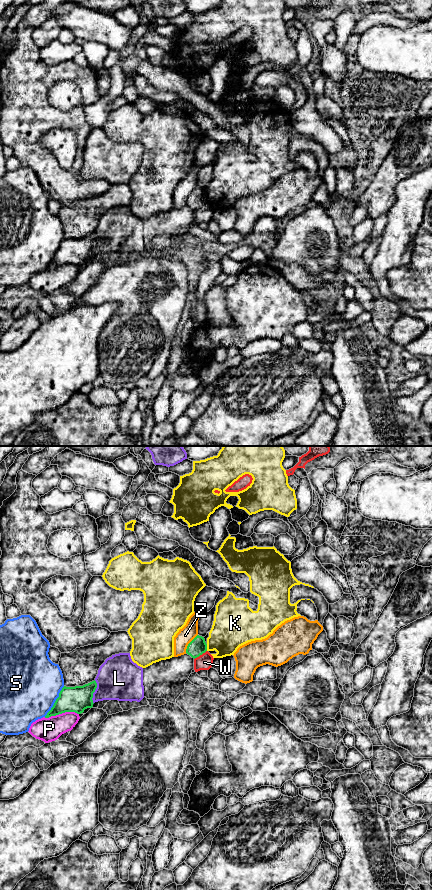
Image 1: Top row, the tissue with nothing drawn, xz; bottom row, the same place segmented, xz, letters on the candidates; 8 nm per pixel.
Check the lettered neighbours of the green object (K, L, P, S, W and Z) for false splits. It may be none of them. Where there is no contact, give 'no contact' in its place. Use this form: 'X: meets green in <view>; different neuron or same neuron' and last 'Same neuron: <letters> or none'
K: meets green in xz; different neuron
L: meets green in xz; different neuron
P: meets green in xz; different neuron
S: meets green in xz; different neuron
W: meets green in xz; different neuron
Z: meets green in xz; different neuron
Same neuron: none

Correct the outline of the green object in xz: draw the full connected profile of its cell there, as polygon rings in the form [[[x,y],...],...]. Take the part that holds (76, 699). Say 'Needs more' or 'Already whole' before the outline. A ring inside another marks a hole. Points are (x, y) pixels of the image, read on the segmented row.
Already whole. [[[92,681],[83,686],[64,686],[59,693],[53,707],[45,718],[56,716],[65,712],[75,712],[81,714],[87,708],[93,707],[93,693],[97,688],[96,681]]]

